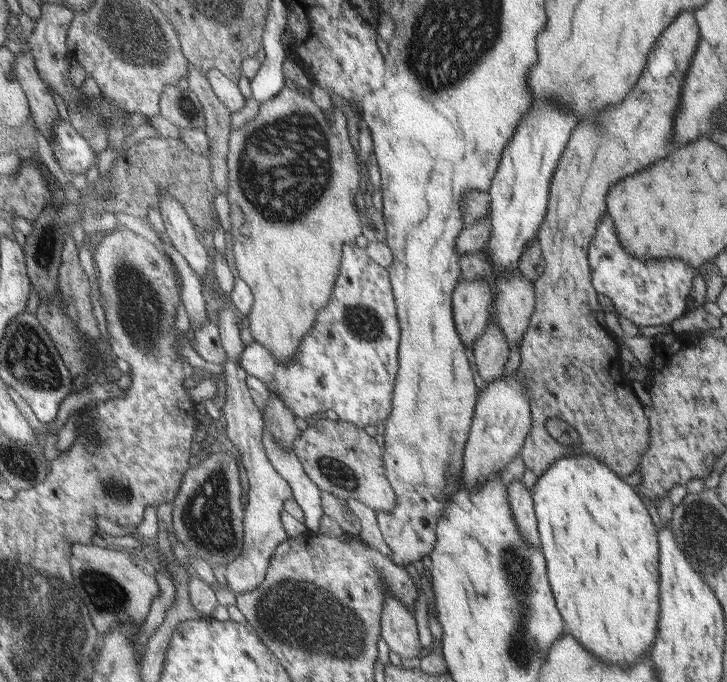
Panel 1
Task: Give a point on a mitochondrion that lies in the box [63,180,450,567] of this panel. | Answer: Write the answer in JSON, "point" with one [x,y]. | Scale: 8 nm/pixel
{"point":[207,517]}

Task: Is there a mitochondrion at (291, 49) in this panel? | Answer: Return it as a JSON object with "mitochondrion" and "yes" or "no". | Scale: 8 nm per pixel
{"mitochondrion":"no"}

